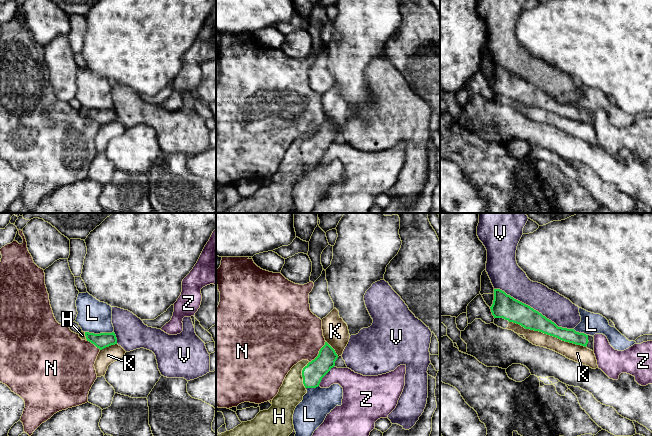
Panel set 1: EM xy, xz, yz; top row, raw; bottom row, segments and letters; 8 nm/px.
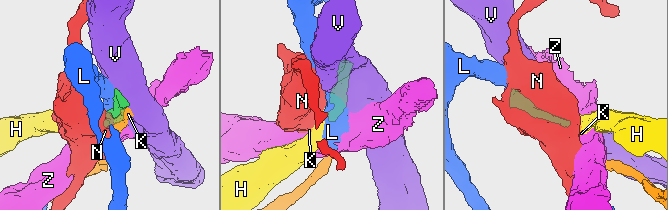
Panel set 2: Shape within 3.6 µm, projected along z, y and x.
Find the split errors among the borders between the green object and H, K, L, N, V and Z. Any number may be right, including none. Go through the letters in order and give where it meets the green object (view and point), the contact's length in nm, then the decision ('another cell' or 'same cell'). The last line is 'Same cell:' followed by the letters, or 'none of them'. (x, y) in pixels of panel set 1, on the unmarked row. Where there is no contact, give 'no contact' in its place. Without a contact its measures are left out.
H: meets green in xz at (302, 151); contact 220 nm long; same cell
K: meets green in yz at (547, 110); contact 650 nm long; another cell
L: meets green in xy at (100, 109); contact 240 nm long; another cell
N: meets green in xz at (319, 128); contact 220 nm long; another cell
V: meets green in yz at (533, 85); contact 700 nm long; another cell
Z: meets green in xz at (325, 150); contact 220 nm long; another cell
Same cell: H

